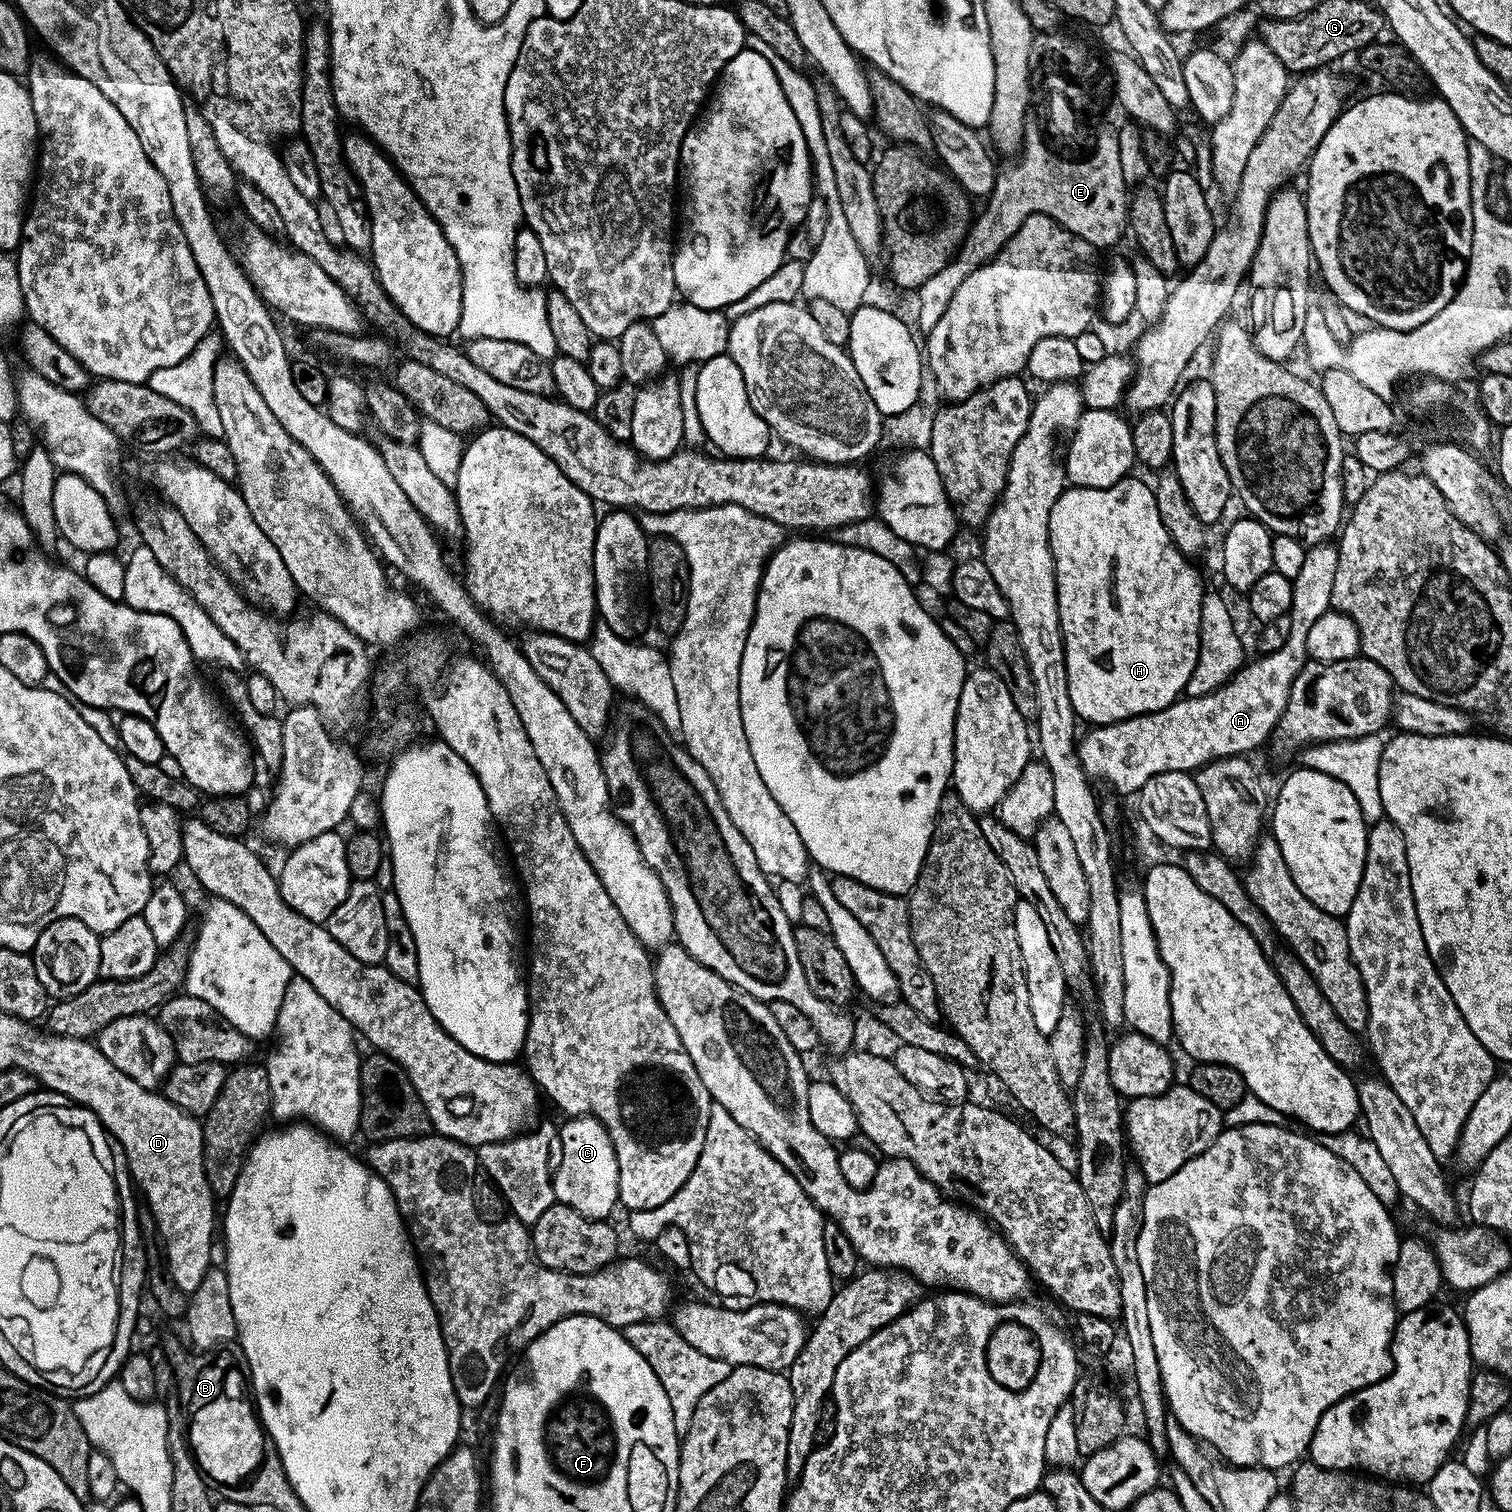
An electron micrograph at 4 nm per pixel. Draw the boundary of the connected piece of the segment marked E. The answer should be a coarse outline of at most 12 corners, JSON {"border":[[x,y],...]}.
{"border":[[1115,127],[1088,164],[1024,128],[1013,168],[930,282],[921,333],[954,290],[1037,212],[1104,250],[1126,232],[1130,188]]}

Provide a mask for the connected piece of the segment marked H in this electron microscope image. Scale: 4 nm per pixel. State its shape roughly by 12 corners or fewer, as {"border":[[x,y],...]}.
{"border":[[1153,485],[1050,510],[1070,702],[1181,699],[1206,585]]}

